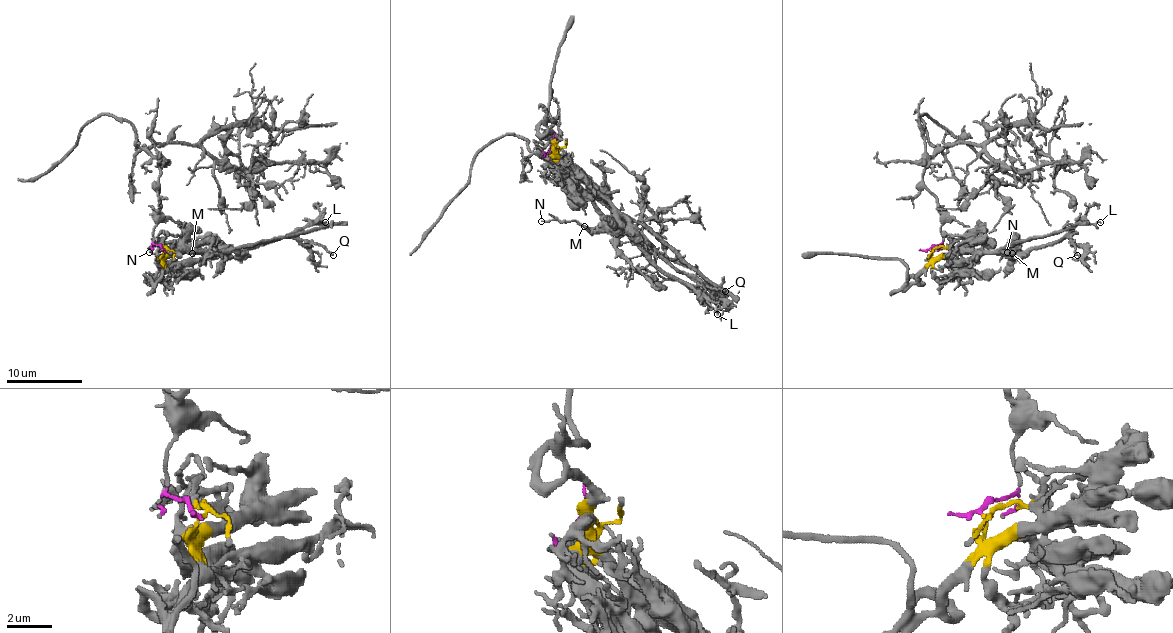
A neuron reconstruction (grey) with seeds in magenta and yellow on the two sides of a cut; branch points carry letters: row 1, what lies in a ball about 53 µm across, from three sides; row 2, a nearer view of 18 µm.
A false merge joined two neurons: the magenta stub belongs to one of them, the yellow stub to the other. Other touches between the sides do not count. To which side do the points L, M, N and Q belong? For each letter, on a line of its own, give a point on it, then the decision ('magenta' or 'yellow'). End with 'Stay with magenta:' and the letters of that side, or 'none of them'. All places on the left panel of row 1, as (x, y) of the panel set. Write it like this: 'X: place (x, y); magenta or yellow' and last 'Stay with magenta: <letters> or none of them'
L: place (325, 222); yellow
M: place (192, 253); yellow
N: place (149, 252); yellow
Q: place (333, 255); yellow
Stay with magenta: none of them

